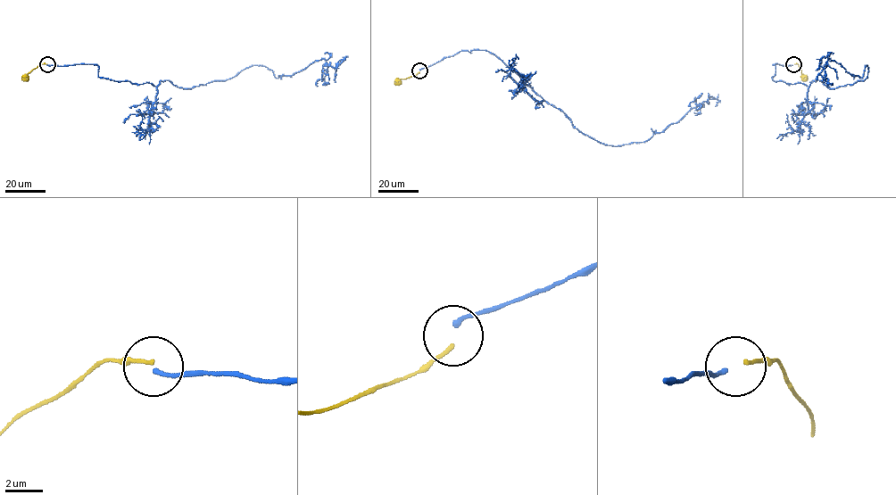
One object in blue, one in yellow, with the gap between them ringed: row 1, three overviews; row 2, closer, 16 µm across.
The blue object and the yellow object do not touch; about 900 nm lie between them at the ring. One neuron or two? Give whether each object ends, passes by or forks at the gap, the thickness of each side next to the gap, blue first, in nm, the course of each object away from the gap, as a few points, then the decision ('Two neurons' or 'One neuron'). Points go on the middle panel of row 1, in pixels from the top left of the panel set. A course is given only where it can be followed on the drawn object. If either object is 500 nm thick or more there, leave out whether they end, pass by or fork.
At the ring blue ends. At the ring yellow ends. Thickness 260 nm (blue) against 220 nm. Course of blue: (419, 70), (460, 51), (489, 52), (579, 131), (613, 145), (647, 141), (709, 98), (717, 100), (716, 106). Course of yellow: (419, 71), (397, 80). One neuron

